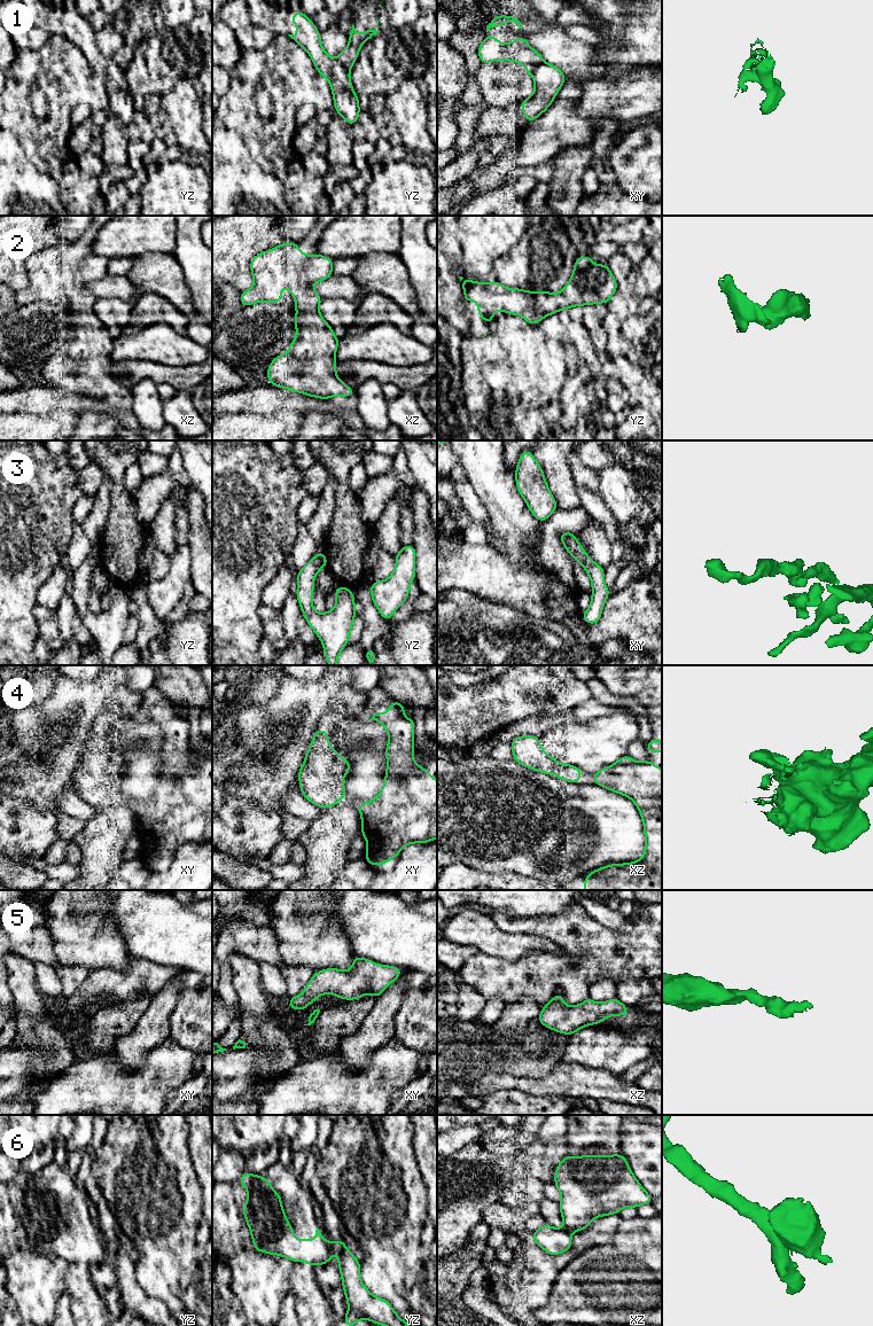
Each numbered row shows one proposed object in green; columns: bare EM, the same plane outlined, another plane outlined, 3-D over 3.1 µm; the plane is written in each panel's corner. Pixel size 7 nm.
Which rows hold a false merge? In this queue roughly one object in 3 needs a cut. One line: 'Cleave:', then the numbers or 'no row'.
Cleave: 1, 6

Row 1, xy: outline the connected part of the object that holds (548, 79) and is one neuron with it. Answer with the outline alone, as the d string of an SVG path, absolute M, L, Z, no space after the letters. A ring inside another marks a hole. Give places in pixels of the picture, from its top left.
M544 61L536 65L532 77L535 93L521 103L524 118L528 122L539 117L552 104L566 80L564 73L559 68Z

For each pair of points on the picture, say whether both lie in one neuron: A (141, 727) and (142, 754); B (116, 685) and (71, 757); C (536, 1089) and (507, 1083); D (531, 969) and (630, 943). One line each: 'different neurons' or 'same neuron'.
A: same neuron
B: same neuron
C: same neuron
D: same neuron

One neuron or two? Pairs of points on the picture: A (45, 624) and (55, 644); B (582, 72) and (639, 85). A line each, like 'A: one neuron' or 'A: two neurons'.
A: one neuron
B: two neurons

